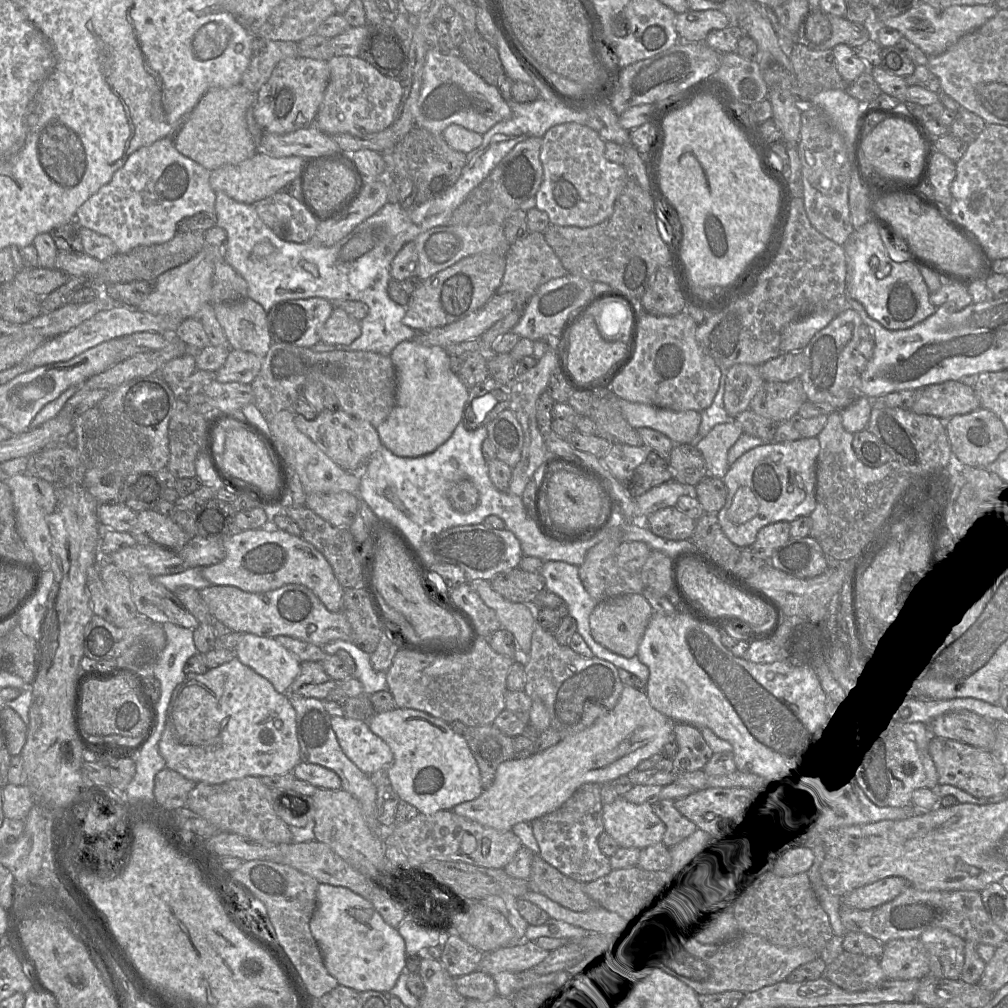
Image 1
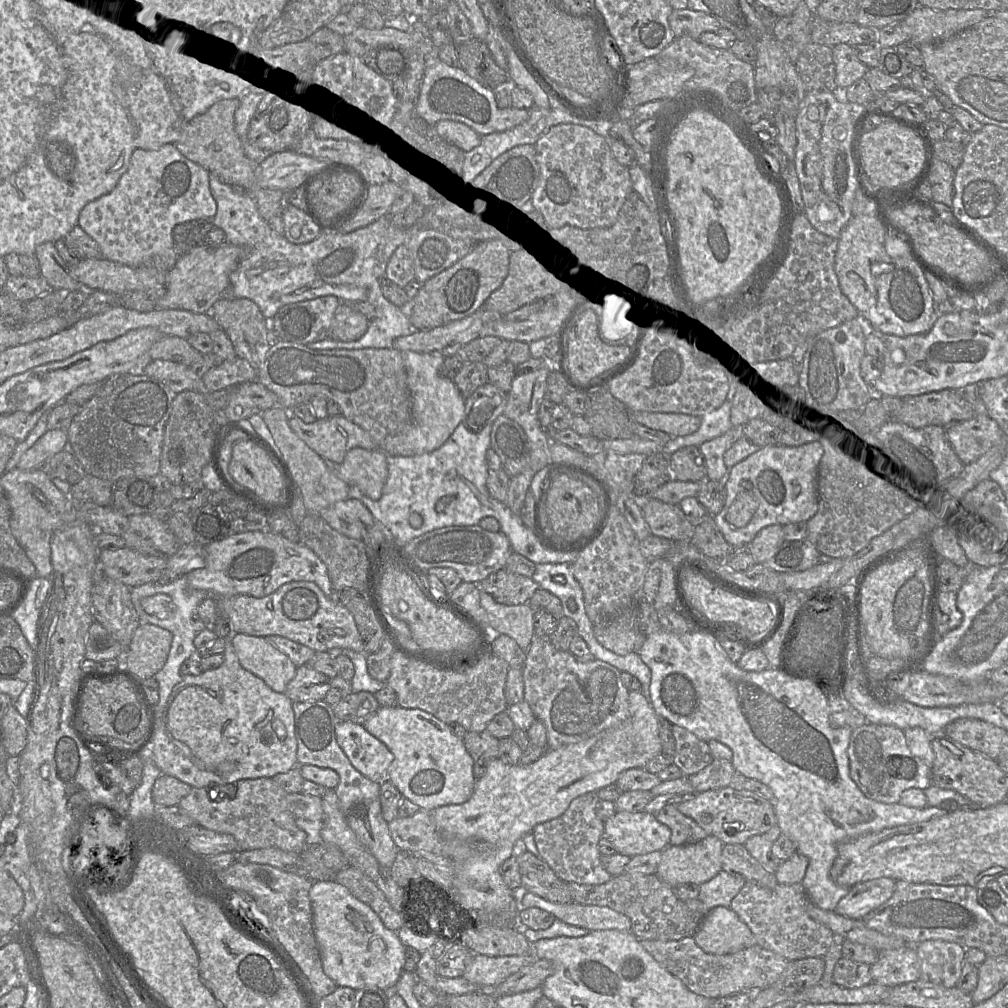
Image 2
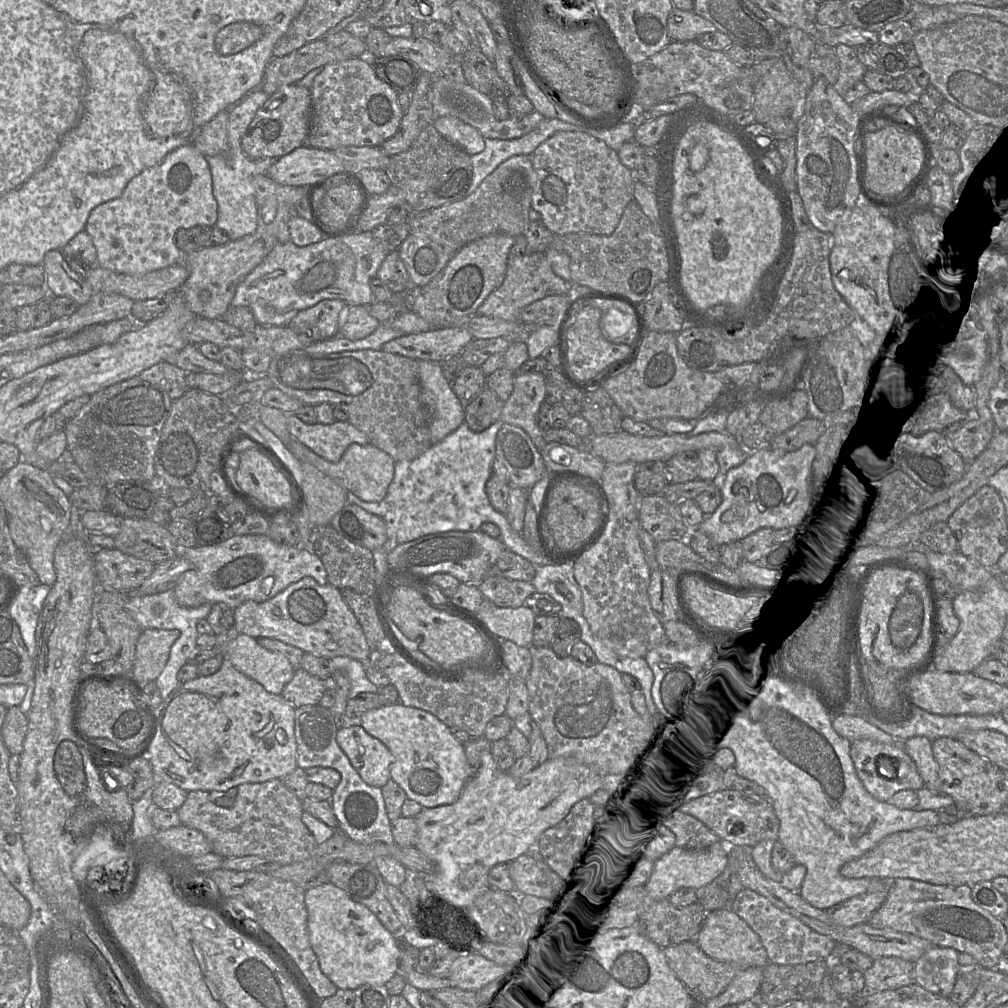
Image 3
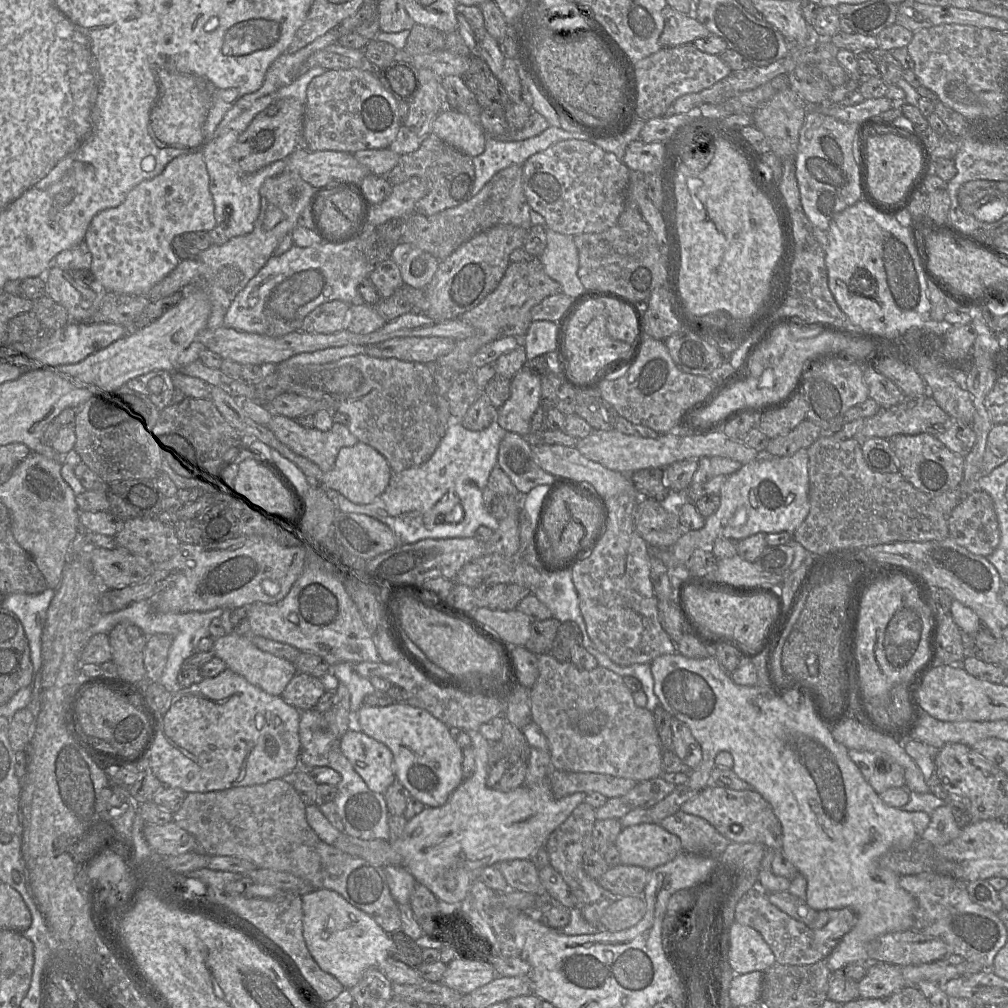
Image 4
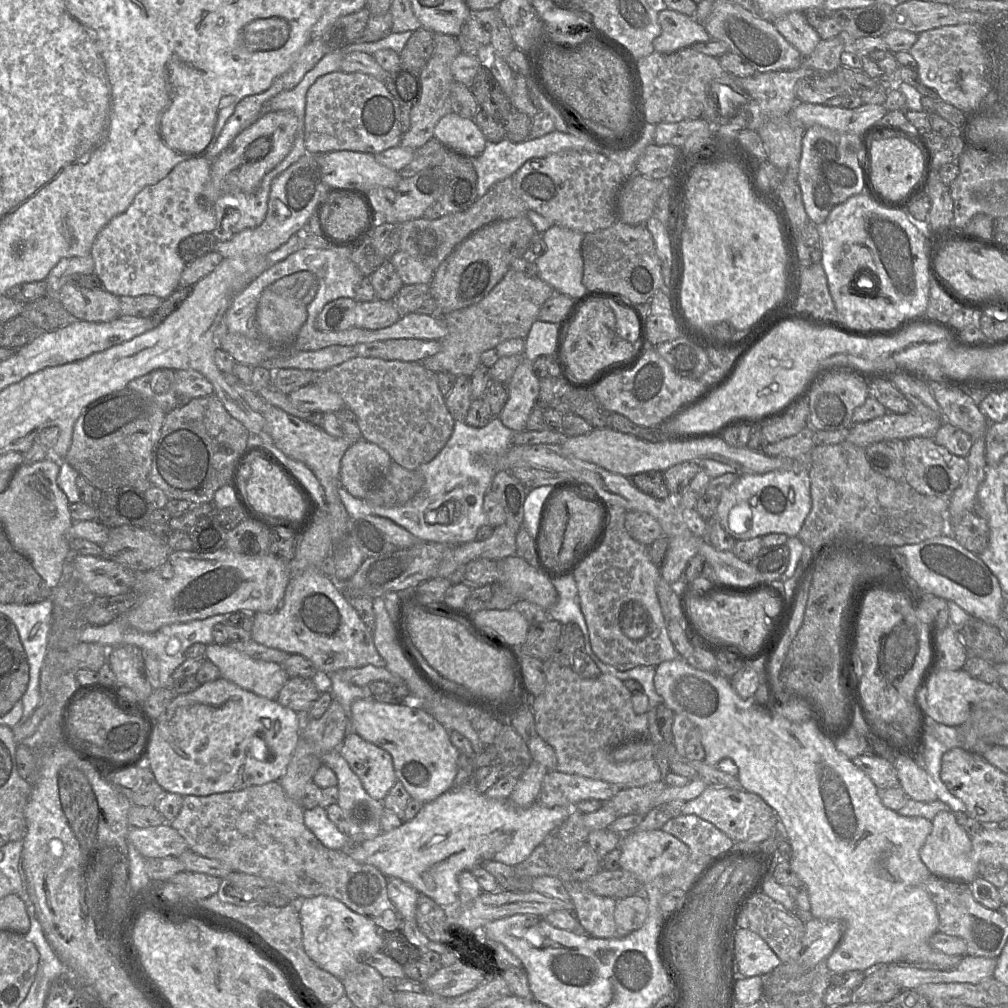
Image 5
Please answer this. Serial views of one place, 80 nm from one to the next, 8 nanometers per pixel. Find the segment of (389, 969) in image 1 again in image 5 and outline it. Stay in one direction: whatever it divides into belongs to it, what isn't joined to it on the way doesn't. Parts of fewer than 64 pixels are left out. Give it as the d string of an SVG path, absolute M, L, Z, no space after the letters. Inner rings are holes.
M331 896L300 898L298 913L306 954L318 967L341 981L359 963L362 963L363 955L383 951L383 939L379 935L379 927Z

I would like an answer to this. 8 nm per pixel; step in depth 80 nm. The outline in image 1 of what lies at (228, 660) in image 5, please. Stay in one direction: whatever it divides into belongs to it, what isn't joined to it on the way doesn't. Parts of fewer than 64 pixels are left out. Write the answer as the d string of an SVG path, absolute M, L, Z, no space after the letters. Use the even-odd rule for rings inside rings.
M243 633L235 648L235 652L236 657L242 664L266 678L279 693L288 692L291 684L297 678L301 670L301 662L274 638Z

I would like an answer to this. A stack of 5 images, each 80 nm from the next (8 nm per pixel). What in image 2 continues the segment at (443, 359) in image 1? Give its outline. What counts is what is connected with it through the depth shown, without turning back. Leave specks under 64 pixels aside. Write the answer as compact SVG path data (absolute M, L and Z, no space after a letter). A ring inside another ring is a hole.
M402 352L411 395L411 420L400 433L388 435L378 447L386 455L416 456L441 447L464 421L465 398L454 381L442 375L445 357L438 352Z

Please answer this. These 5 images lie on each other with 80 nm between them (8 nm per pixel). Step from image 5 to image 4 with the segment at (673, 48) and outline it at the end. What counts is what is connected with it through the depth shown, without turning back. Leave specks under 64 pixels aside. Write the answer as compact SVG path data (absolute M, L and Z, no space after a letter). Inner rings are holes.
M668 5L663 9L664 28L659 42L661 47L692 44L696 39L713 35L698 19L680 13Z

